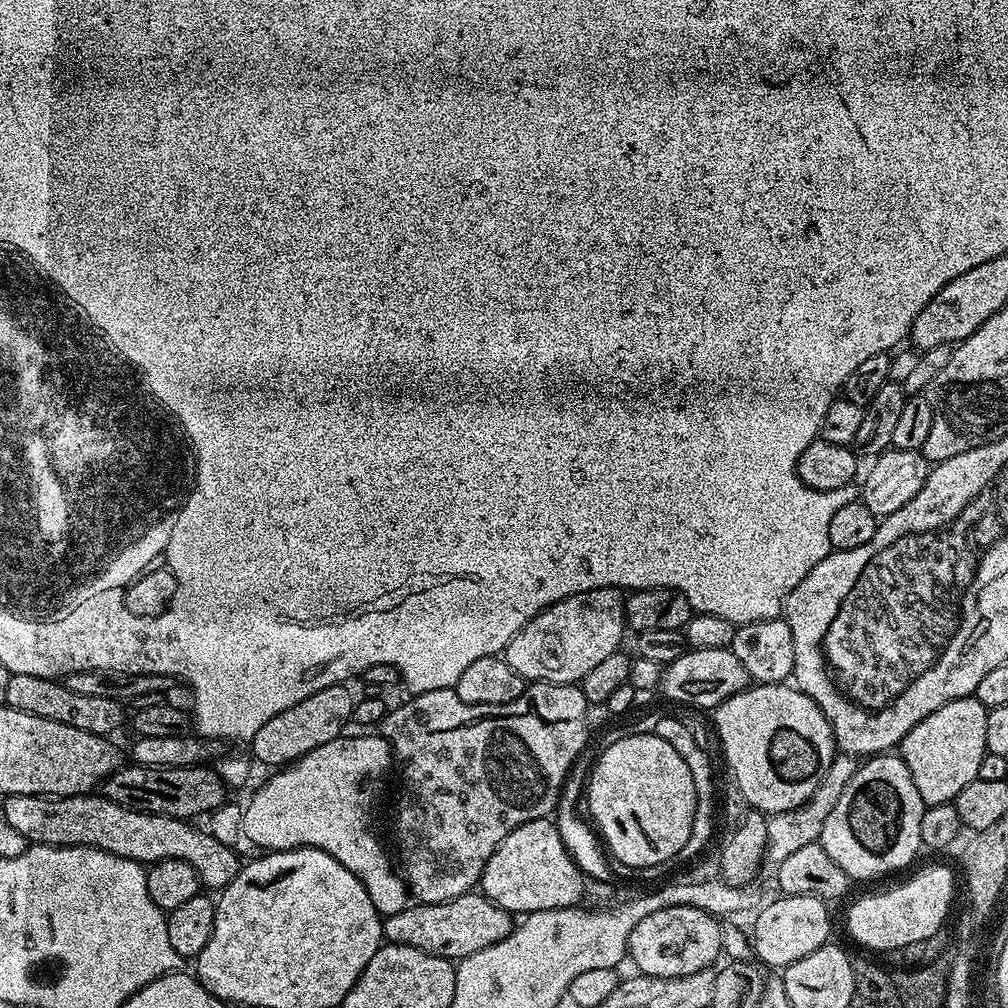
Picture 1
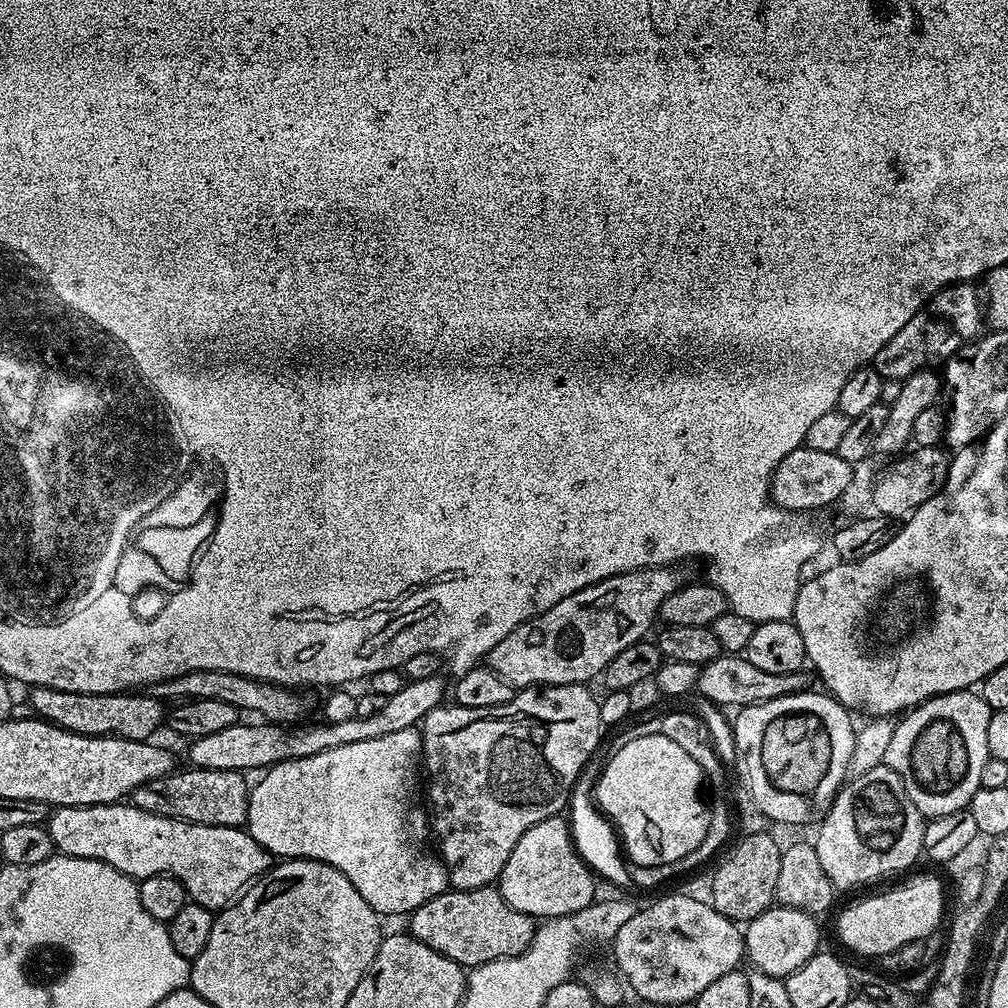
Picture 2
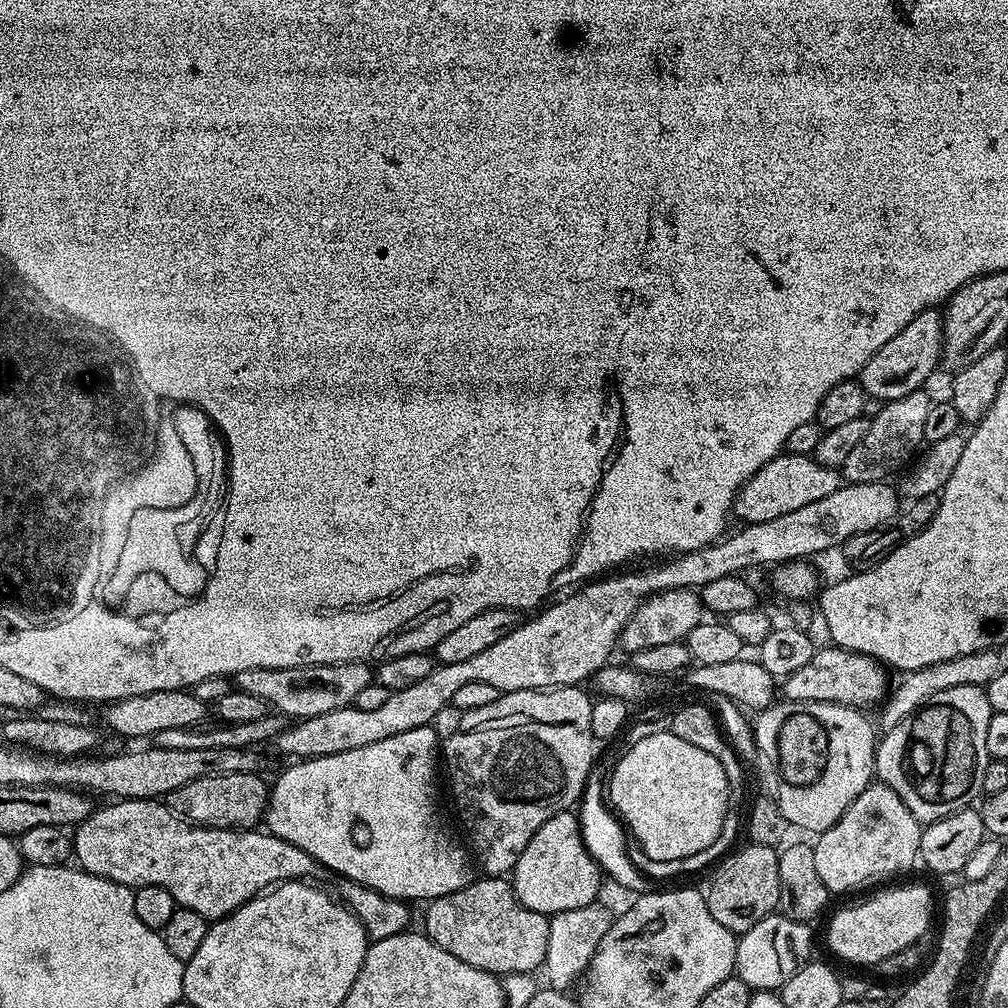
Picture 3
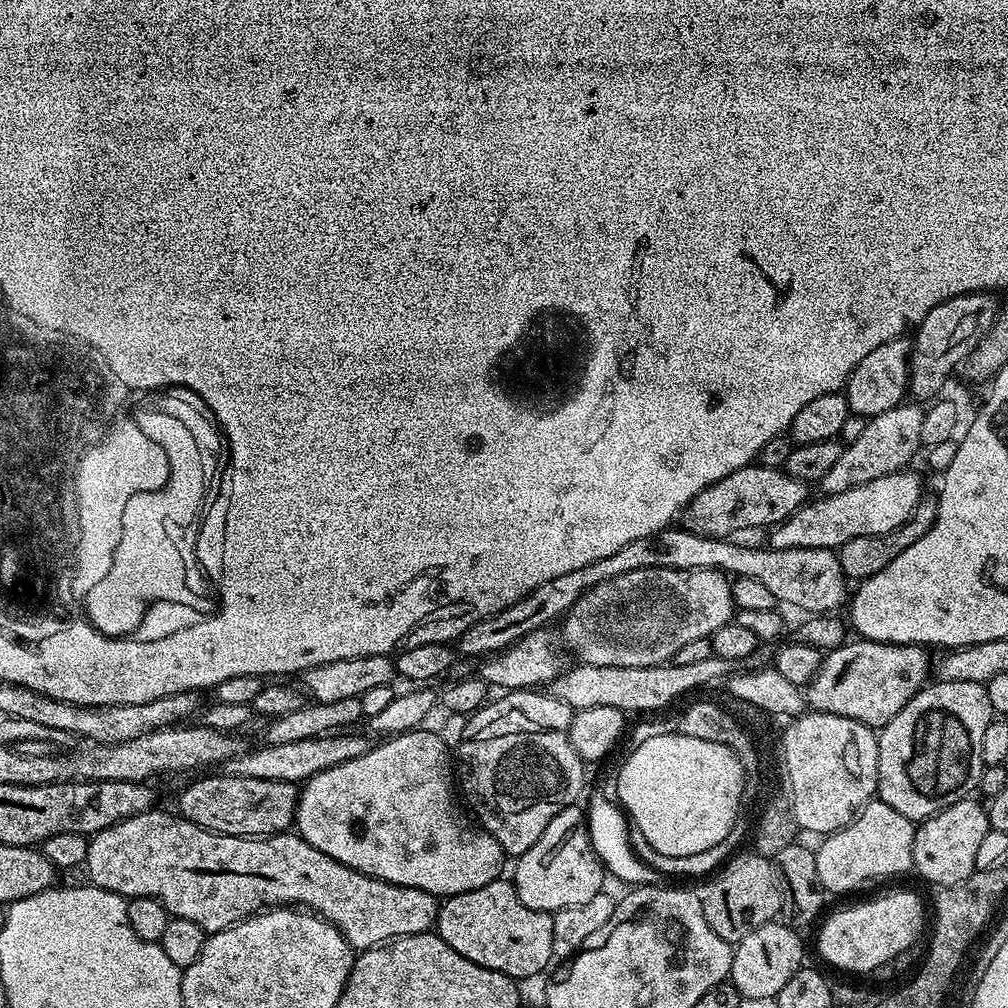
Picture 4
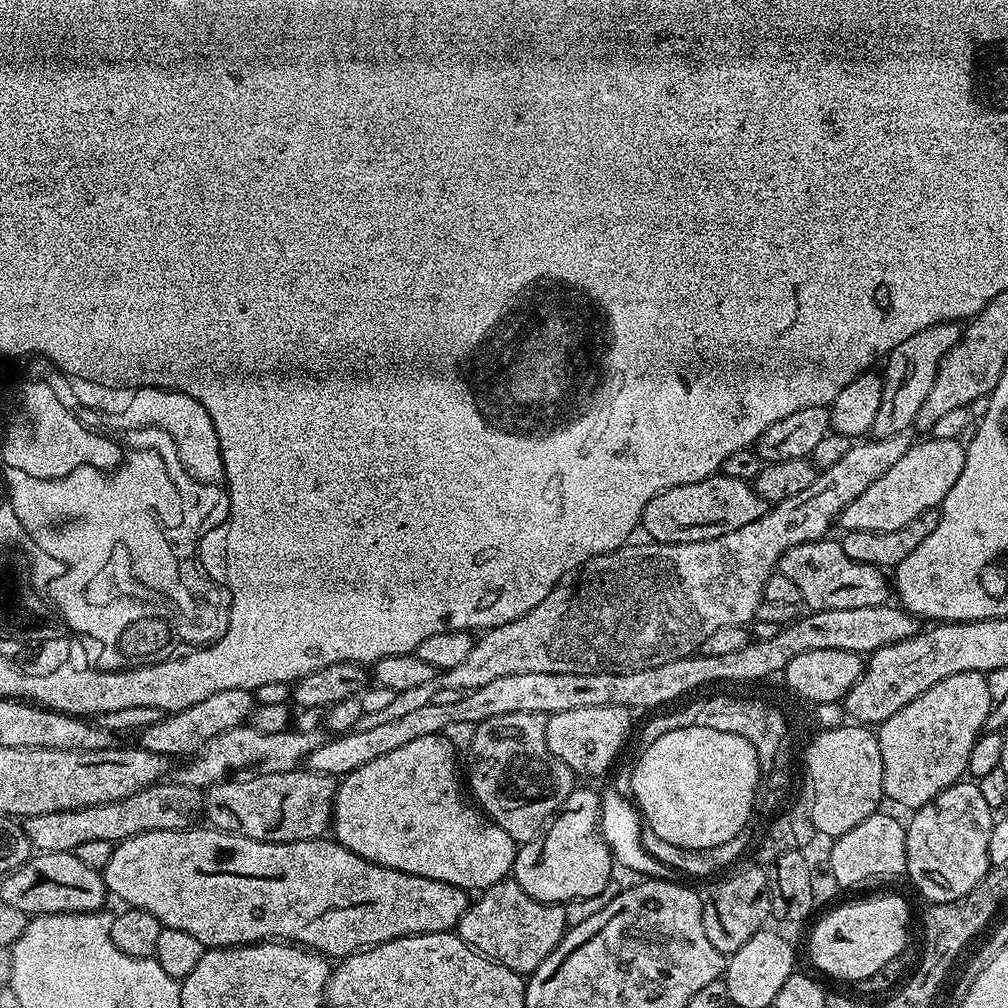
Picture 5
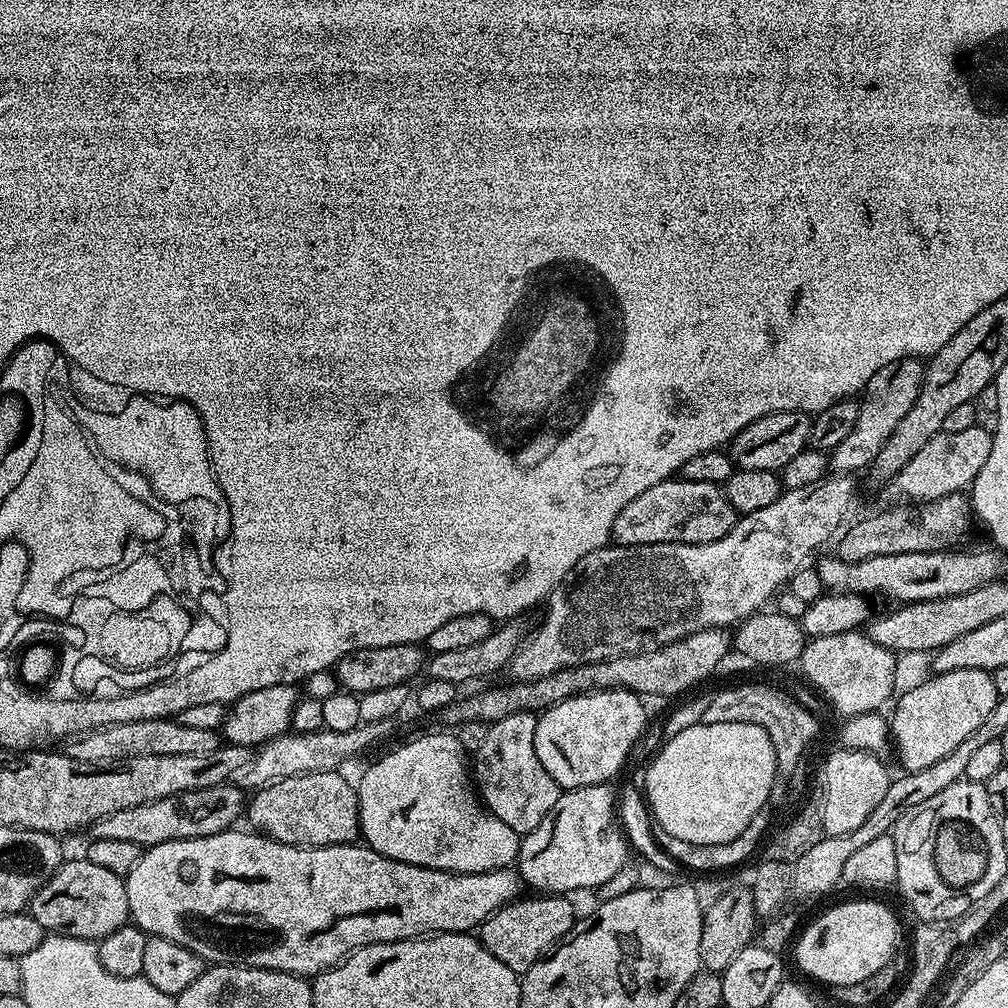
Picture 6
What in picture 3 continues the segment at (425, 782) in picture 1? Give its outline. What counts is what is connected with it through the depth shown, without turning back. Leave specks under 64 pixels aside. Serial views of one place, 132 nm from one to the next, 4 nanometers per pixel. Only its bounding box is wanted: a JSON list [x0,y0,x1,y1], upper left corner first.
[450,686,594,877]

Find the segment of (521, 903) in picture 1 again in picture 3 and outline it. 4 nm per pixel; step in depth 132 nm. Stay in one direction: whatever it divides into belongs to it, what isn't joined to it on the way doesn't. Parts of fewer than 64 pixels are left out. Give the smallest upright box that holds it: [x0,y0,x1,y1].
[510,810,602,914]

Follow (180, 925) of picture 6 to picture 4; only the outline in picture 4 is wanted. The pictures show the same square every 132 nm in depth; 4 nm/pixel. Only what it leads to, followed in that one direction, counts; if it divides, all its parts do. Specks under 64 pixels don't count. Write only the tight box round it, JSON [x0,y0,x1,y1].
[86,810,438,950]

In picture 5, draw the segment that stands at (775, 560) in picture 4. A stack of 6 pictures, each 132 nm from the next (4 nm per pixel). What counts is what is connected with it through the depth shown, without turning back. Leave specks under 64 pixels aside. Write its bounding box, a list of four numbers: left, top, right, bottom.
[778,538,890,612]

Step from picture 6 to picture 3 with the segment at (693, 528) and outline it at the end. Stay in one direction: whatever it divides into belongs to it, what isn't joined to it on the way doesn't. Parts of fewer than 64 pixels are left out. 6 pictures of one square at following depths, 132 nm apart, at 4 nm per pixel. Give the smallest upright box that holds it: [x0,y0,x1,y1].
[728,454,834,526]

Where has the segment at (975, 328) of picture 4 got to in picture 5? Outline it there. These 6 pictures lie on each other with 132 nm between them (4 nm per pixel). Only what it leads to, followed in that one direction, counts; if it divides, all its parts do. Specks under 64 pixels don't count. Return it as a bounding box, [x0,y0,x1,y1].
[871,322,961,438]

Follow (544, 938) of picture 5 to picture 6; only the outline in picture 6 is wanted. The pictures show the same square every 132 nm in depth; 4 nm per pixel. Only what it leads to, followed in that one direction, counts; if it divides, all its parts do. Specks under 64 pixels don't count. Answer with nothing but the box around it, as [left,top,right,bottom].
[478,894,578,974]

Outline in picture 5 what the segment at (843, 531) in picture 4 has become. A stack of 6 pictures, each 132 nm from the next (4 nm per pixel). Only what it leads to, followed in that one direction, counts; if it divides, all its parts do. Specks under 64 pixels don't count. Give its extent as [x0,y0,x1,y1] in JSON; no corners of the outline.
[838,439,966,532]

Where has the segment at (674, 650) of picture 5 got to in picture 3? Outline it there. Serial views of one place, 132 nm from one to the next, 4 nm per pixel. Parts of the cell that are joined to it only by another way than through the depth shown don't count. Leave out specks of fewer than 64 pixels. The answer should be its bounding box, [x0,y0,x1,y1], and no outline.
[610,390,929,661]

